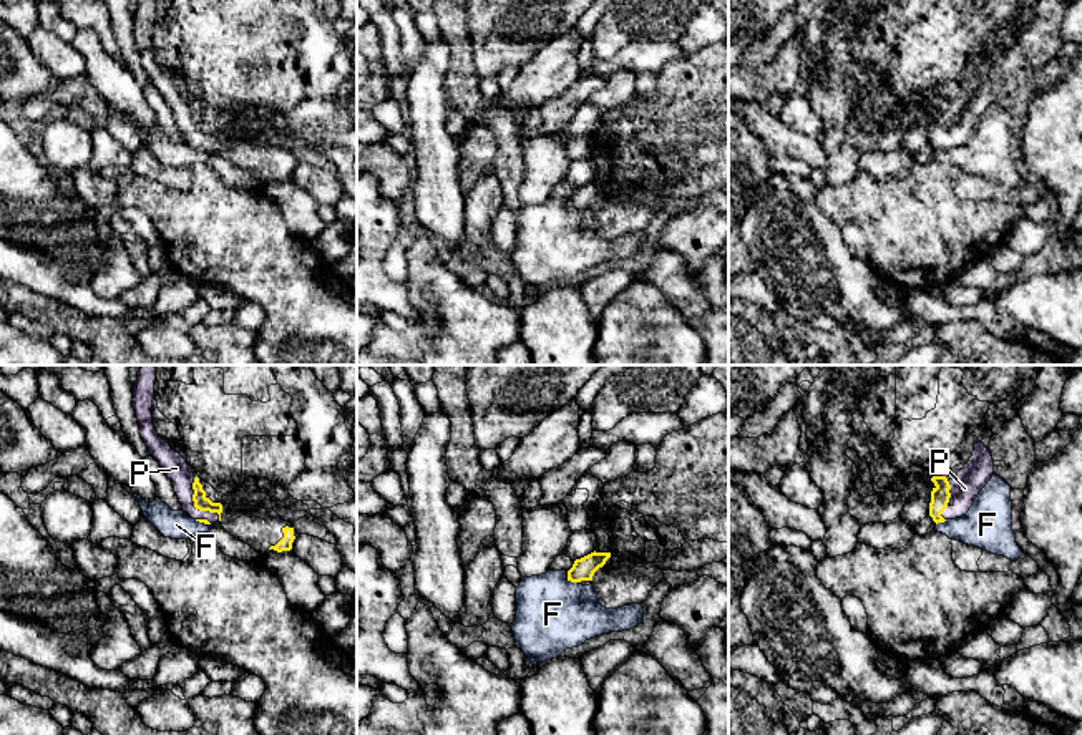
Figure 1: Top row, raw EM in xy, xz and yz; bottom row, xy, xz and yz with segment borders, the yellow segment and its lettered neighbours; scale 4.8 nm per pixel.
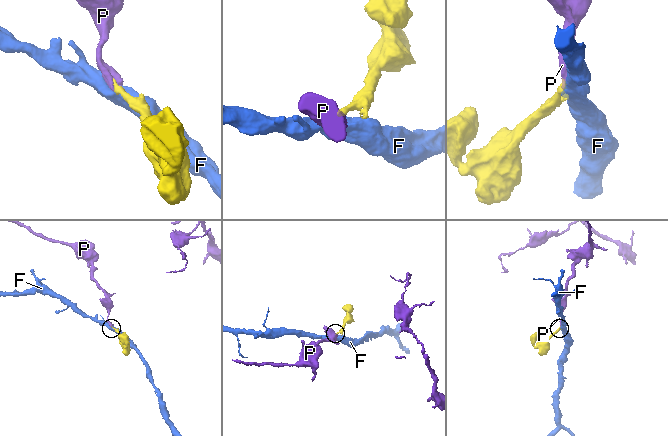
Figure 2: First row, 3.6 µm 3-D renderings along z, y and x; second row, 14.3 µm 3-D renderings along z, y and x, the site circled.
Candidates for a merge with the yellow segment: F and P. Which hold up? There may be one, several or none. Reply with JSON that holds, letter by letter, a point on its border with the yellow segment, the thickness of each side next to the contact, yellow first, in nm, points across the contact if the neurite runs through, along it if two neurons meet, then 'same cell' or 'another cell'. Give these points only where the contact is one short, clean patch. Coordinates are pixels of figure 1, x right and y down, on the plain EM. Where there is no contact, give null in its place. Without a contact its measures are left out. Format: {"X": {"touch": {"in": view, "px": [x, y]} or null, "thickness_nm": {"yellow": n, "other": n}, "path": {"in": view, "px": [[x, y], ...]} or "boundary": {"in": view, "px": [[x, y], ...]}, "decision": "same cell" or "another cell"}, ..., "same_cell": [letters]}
{"F": {"touch": {"in": "xz", "px": [571, 209]}, "thickness_nm": {"yellow": 110, "other": 360}, "decision": "another cell"}, "P": {"touch": {"in": "xy", "px": [208, 138]}, "thickness_nm": {"yellow": 70, "other": 120}, "path": {"in": "xy", "px": [[201, 131], [208, 138], [186, 131], [180, 102]]}, "decision": "same cell"}, "same_cell": ["P"]}

